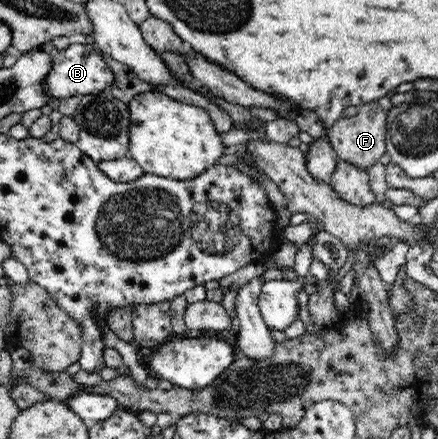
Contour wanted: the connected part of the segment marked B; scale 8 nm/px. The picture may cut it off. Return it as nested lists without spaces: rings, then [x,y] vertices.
[[[74,39],[64,49],[53,51],[52,67],[44,80],[45,91],[52,98],[62,99],[75,95],[83,96],[110,89],[116,79],[114,72],[93,47],[94,43],[91,41]]]

